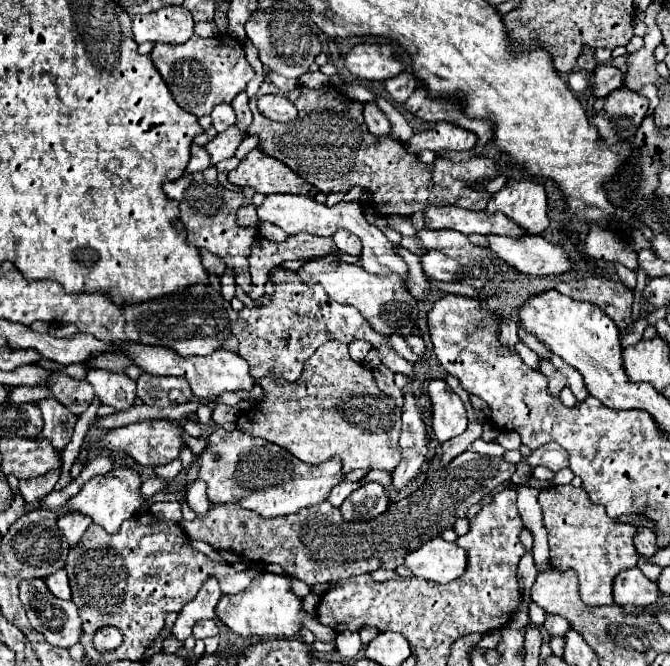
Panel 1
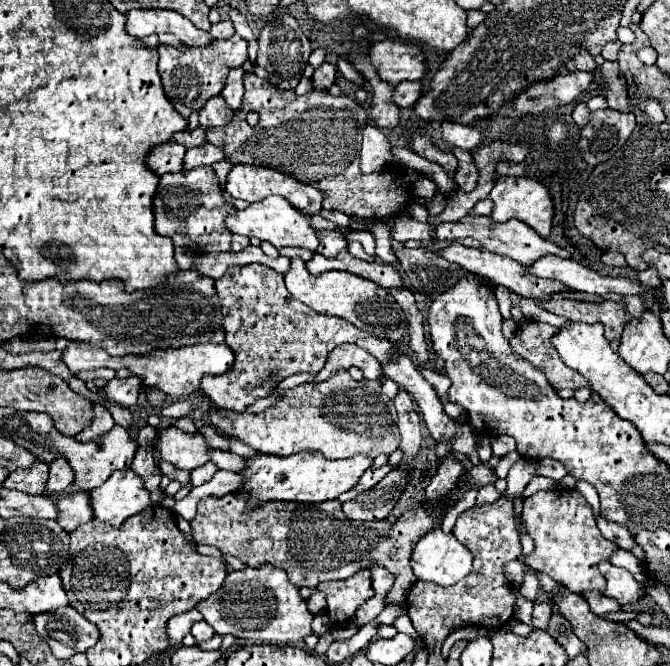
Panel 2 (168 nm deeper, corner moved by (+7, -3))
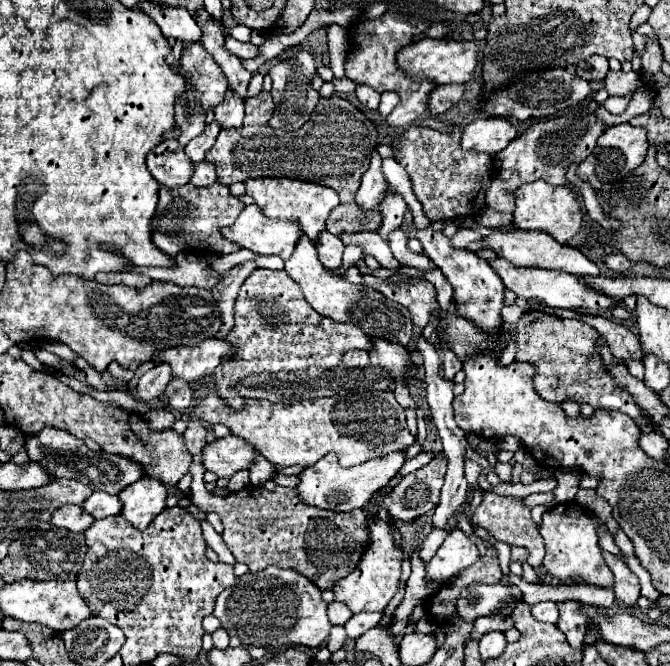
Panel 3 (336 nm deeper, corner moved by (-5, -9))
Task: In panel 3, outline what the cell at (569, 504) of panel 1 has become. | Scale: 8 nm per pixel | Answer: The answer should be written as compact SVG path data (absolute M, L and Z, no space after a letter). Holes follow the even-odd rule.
M576 504L576 510L572 506L566 512L548 510L542 516L542 524L538 526L538 532L546 544L546 556L542 562L546 574L550 574L566 584L592 584L592 586L600 586L600 588L612 586L614 574L610 572L610 568L606 566L606 562L602 558L598 528L600 528L600 524L578 504Z

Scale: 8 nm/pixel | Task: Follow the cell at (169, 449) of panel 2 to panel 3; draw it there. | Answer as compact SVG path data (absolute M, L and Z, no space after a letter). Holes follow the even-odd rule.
M224 436L202 448L202 466L220 478L230 478L234 472L248 468L256 450L236 436Z

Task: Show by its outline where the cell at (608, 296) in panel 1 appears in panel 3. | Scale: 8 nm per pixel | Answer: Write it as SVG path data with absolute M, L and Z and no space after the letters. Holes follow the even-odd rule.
M540 306L538 310L540 312L548 312L552 316L576 318L580 322L590 324L600 336L604 336L604 340L608 342L614 358L642 358L638 336L622 322L614 322L610 318L594 316L594 314L586 314L584 316L584 314L574 312L574 310L560 310L560 308L550 308L550 306Z

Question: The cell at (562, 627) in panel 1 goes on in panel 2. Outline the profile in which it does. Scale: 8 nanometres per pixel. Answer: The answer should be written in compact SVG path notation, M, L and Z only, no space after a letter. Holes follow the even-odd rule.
M536 600L534 602L534 612L532 612L532 624L536 628L546 628L548 626L548 620L550 620L550 614L552 614L550 604Z

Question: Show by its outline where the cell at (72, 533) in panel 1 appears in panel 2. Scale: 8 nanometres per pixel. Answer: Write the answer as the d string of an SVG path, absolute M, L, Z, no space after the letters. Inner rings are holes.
M70 492L58 502L58 524L66 530L72 532L76 526L88 522L94 518L92 506L88 492Z

